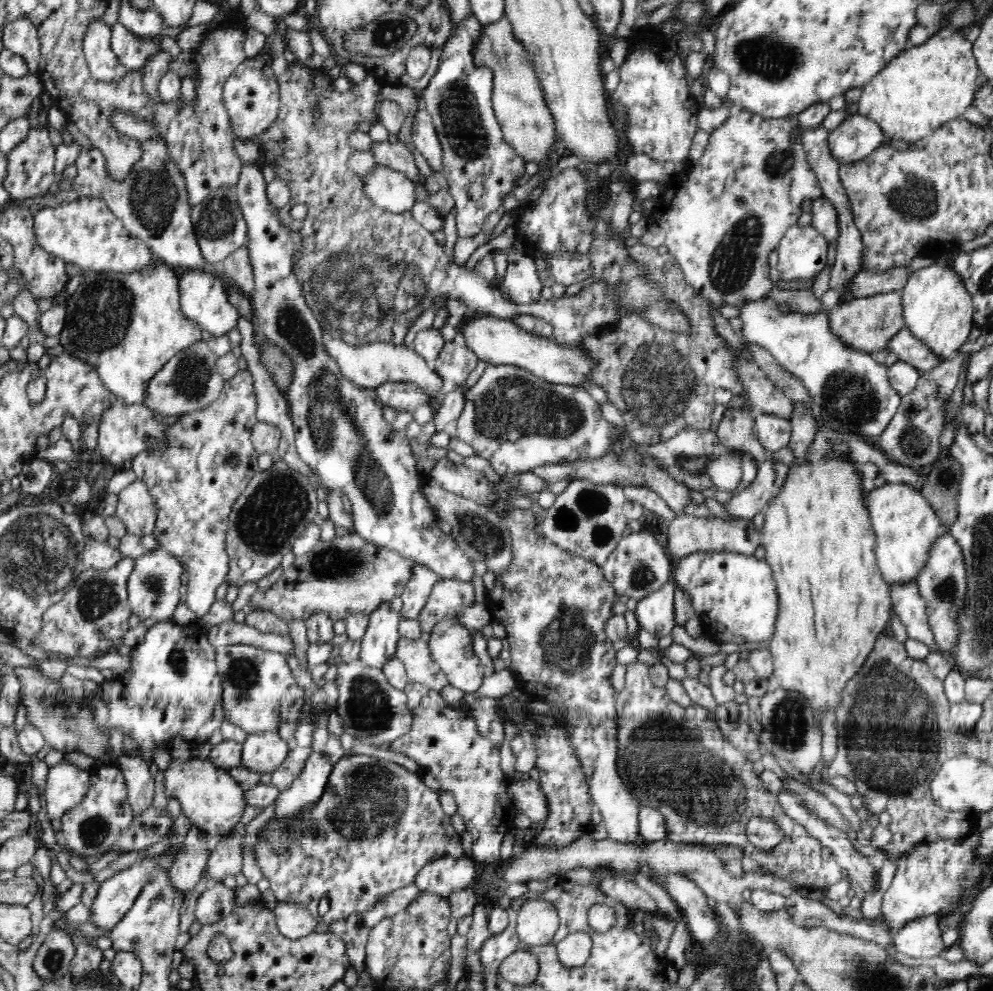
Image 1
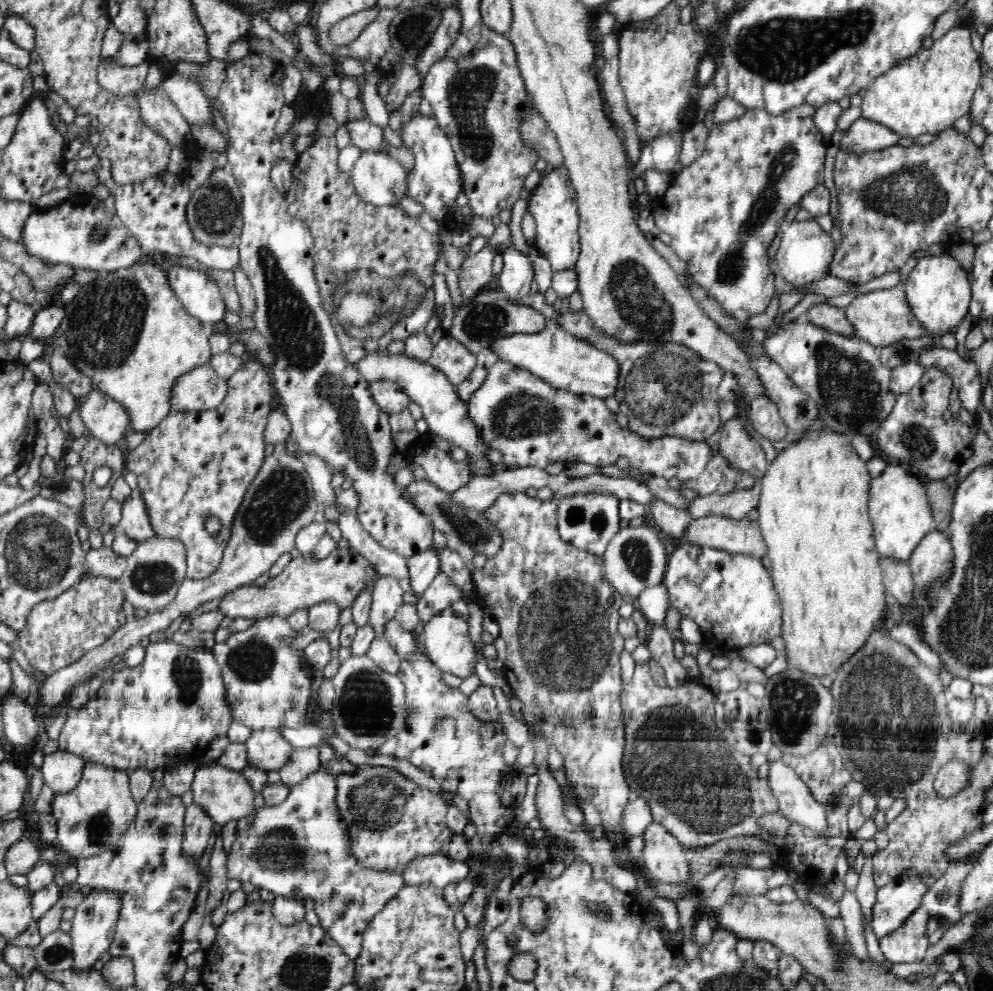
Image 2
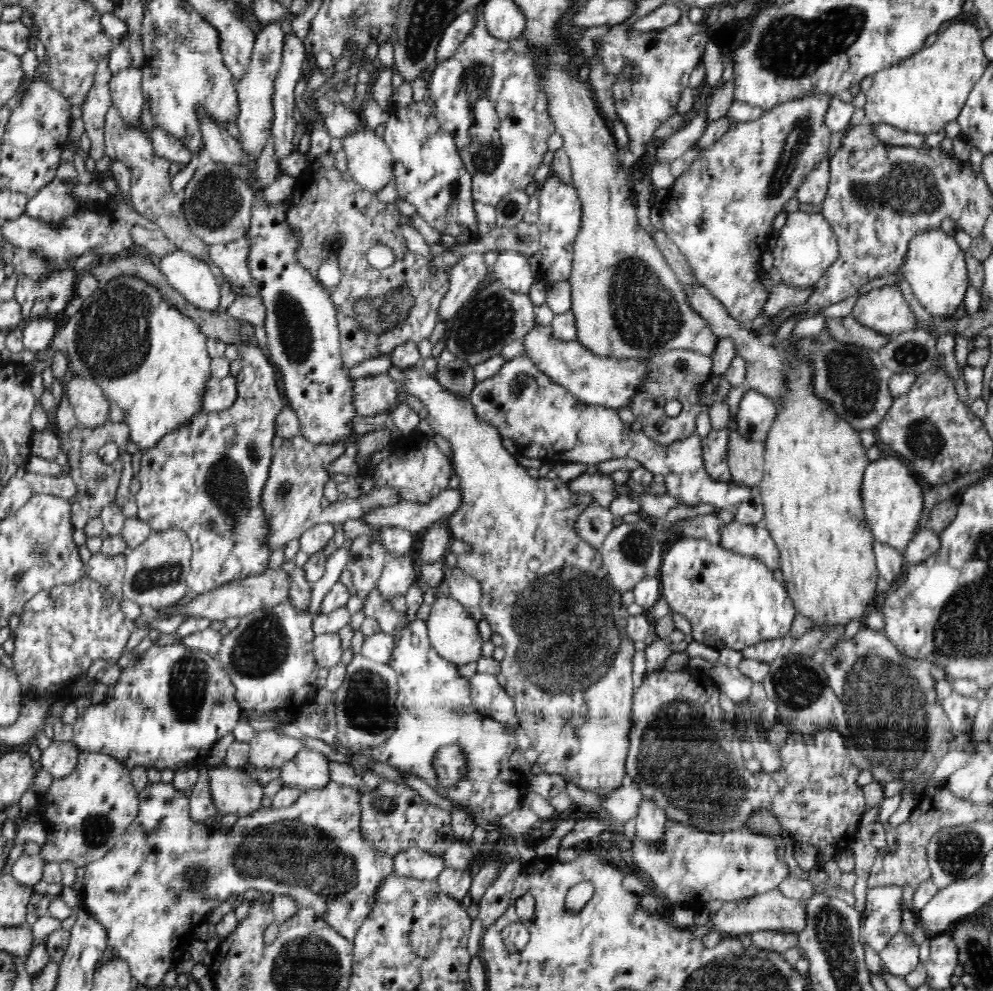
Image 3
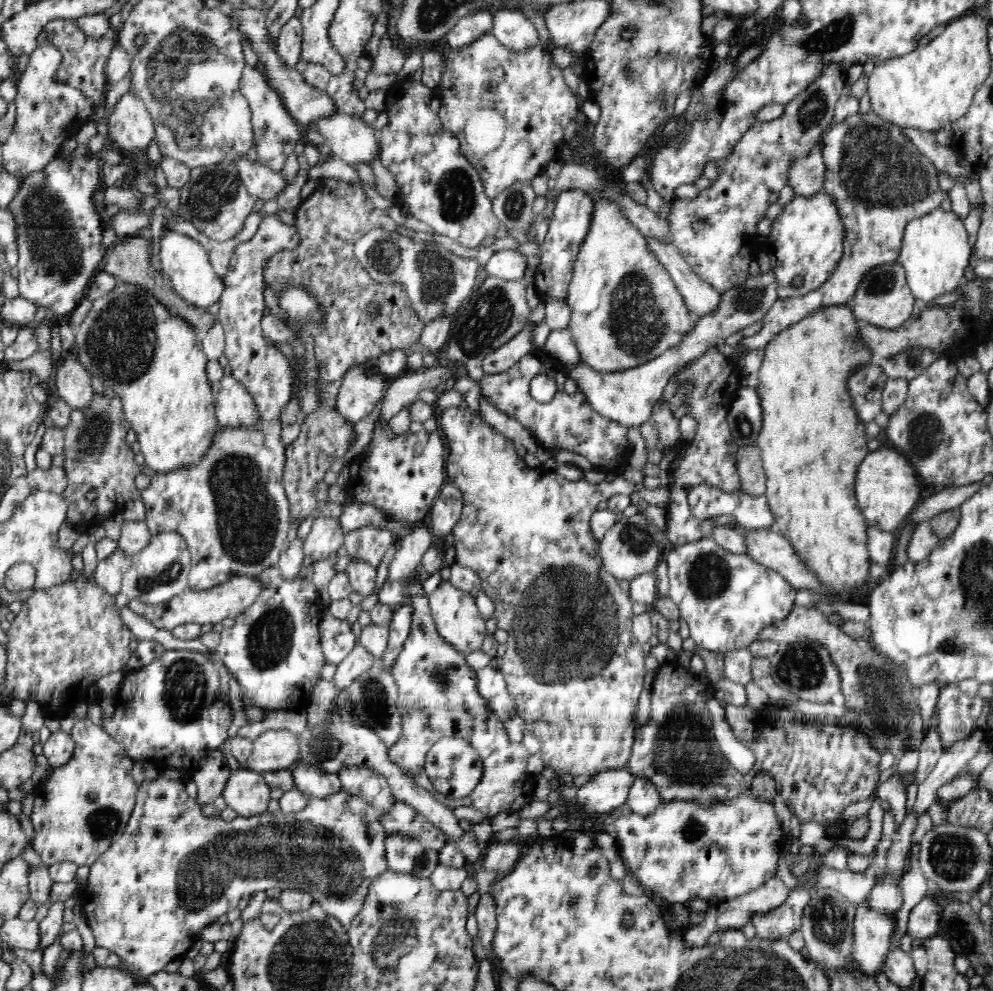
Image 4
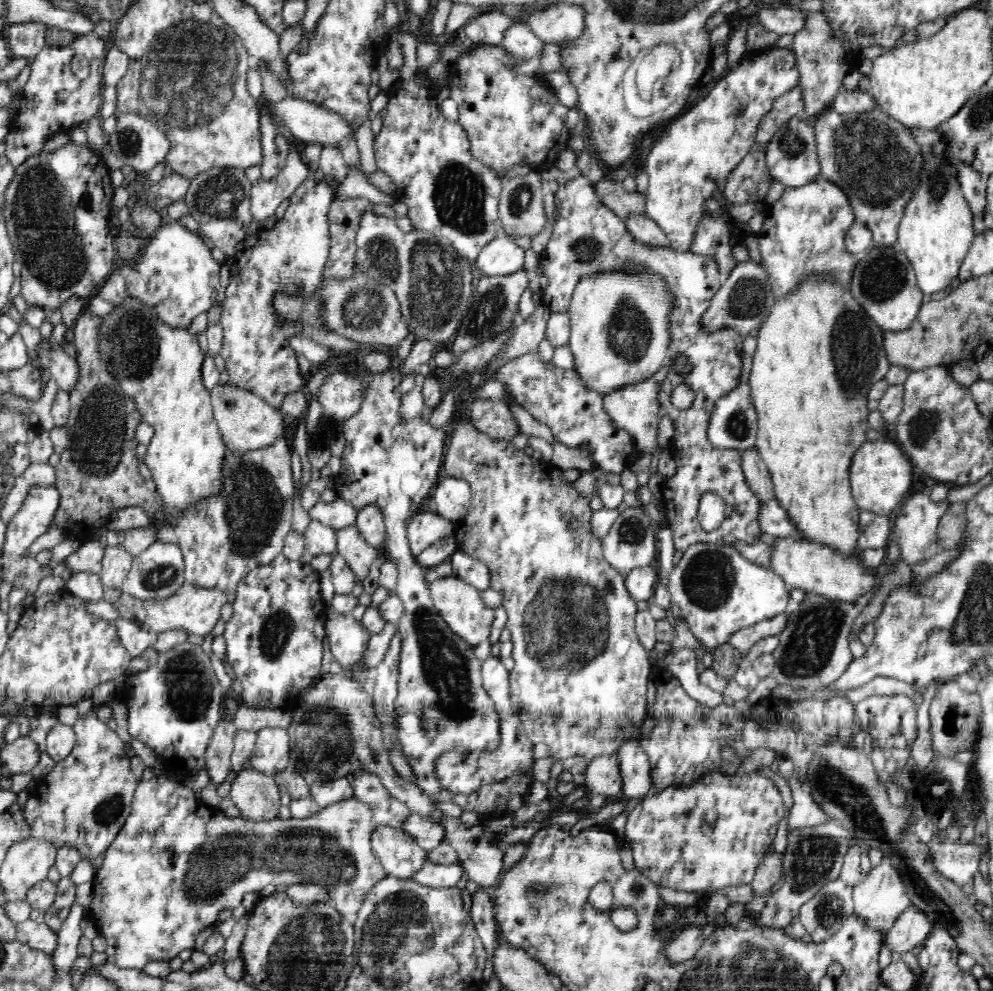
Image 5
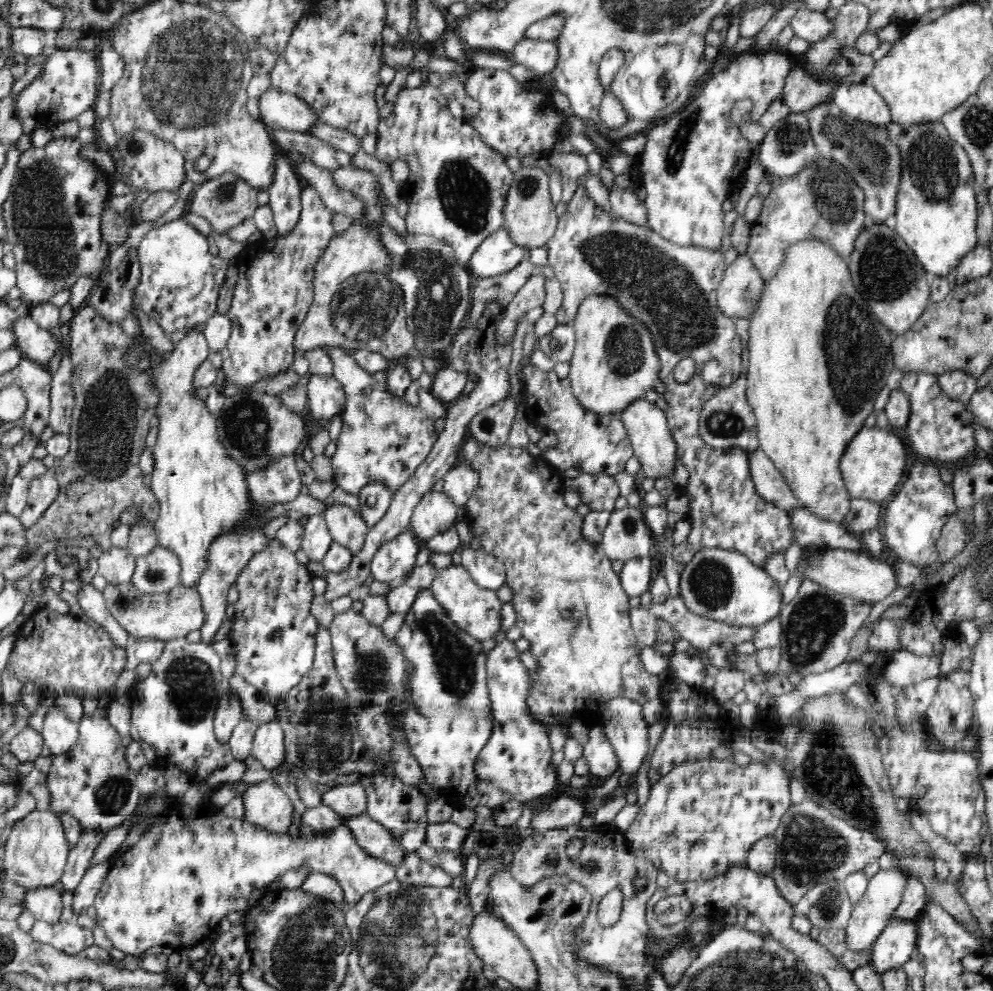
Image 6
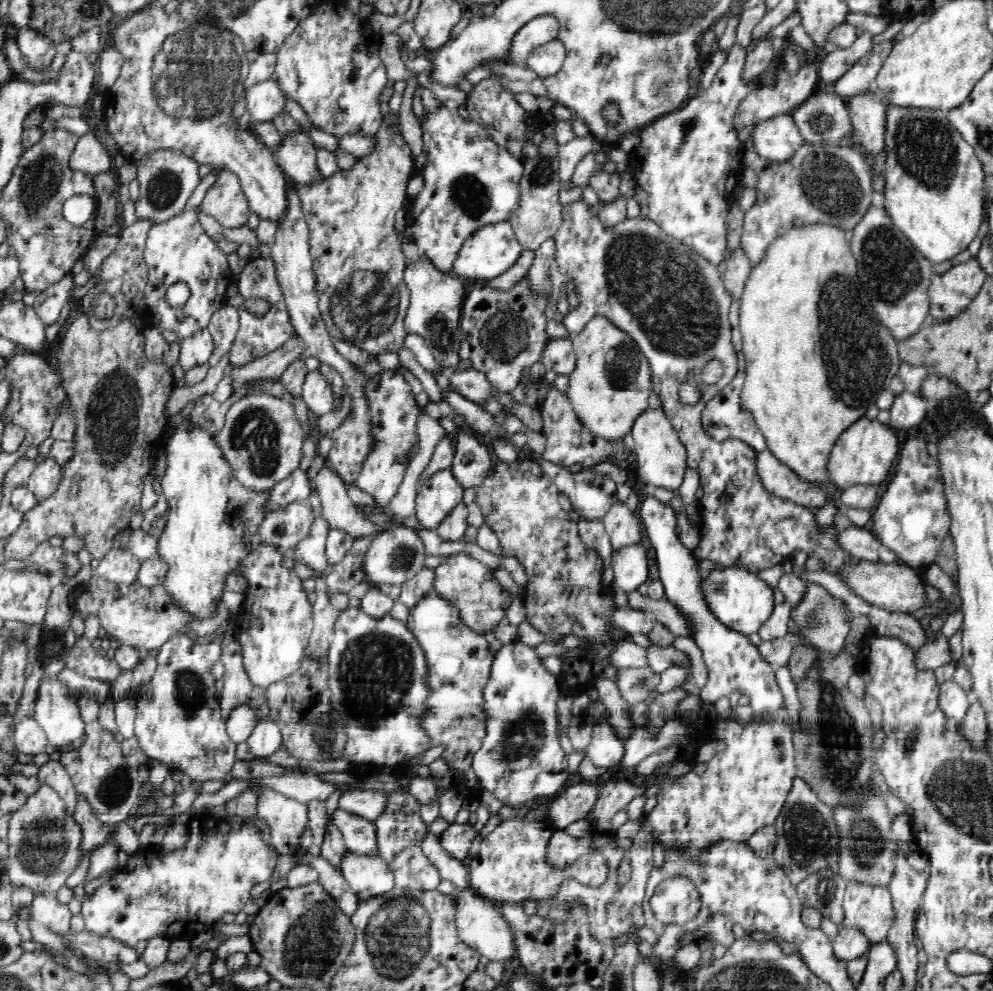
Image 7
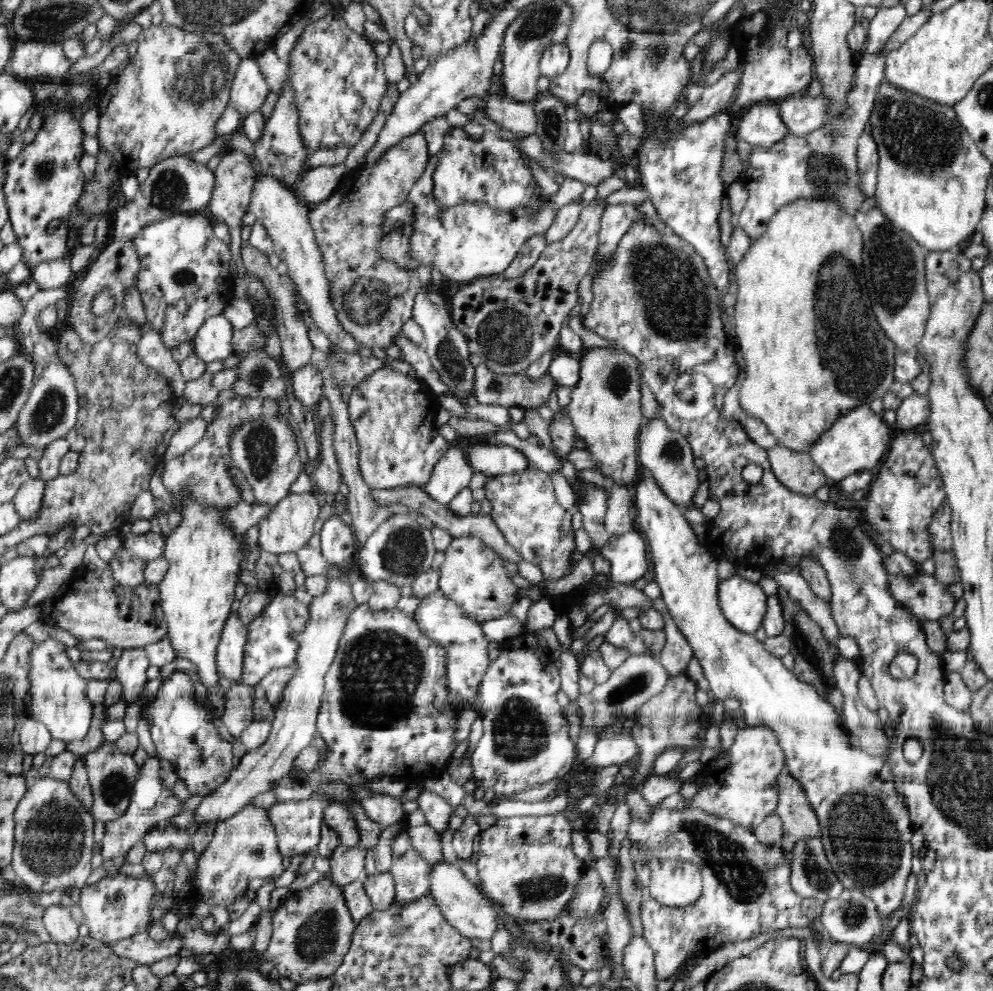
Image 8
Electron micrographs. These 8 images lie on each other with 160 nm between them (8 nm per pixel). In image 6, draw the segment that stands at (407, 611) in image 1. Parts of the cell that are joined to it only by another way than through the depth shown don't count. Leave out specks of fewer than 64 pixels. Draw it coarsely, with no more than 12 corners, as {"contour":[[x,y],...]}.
{"contour":[[458,462],[444,476],[443,491],[464,507],[474,496],[478,473]]}

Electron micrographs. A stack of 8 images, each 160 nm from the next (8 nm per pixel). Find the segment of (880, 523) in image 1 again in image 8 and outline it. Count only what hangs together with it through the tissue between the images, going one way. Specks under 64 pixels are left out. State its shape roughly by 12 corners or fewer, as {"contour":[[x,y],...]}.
{"contour":[[869,405],[838,416],[807,454],[828,479],[873,470],[894,428]]}

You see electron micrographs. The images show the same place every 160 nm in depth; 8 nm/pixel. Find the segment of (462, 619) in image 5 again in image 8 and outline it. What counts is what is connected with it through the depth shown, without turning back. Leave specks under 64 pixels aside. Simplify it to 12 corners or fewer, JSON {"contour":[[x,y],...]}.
{"contour":[[454,537],[439,589],[477,623],[519,596],[498,553]]}

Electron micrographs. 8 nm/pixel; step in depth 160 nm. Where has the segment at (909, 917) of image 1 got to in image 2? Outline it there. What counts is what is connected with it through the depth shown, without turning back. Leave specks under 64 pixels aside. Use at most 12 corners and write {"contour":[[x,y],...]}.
{"contour":[[914,871],[880,888],[871,926],[881,939],[921,907],[929,886]]}

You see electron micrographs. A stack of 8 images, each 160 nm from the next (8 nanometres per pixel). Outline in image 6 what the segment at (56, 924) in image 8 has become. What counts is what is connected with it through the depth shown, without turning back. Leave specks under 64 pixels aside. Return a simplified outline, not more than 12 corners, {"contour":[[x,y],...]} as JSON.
{"contour":[[56,888],[26,892],[26,908],[36,921],[57,923],[63,910]]}

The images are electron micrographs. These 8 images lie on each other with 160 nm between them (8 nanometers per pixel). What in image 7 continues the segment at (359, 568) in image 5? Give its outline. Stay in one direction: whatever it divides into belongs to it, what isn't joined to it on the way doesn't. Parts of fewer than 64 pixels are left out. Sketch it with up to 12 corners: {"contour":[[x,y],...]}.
{"contour":[[329,466],[312,482],[329,528],[352,538],[386,529],[374,525],[348,497]]}

